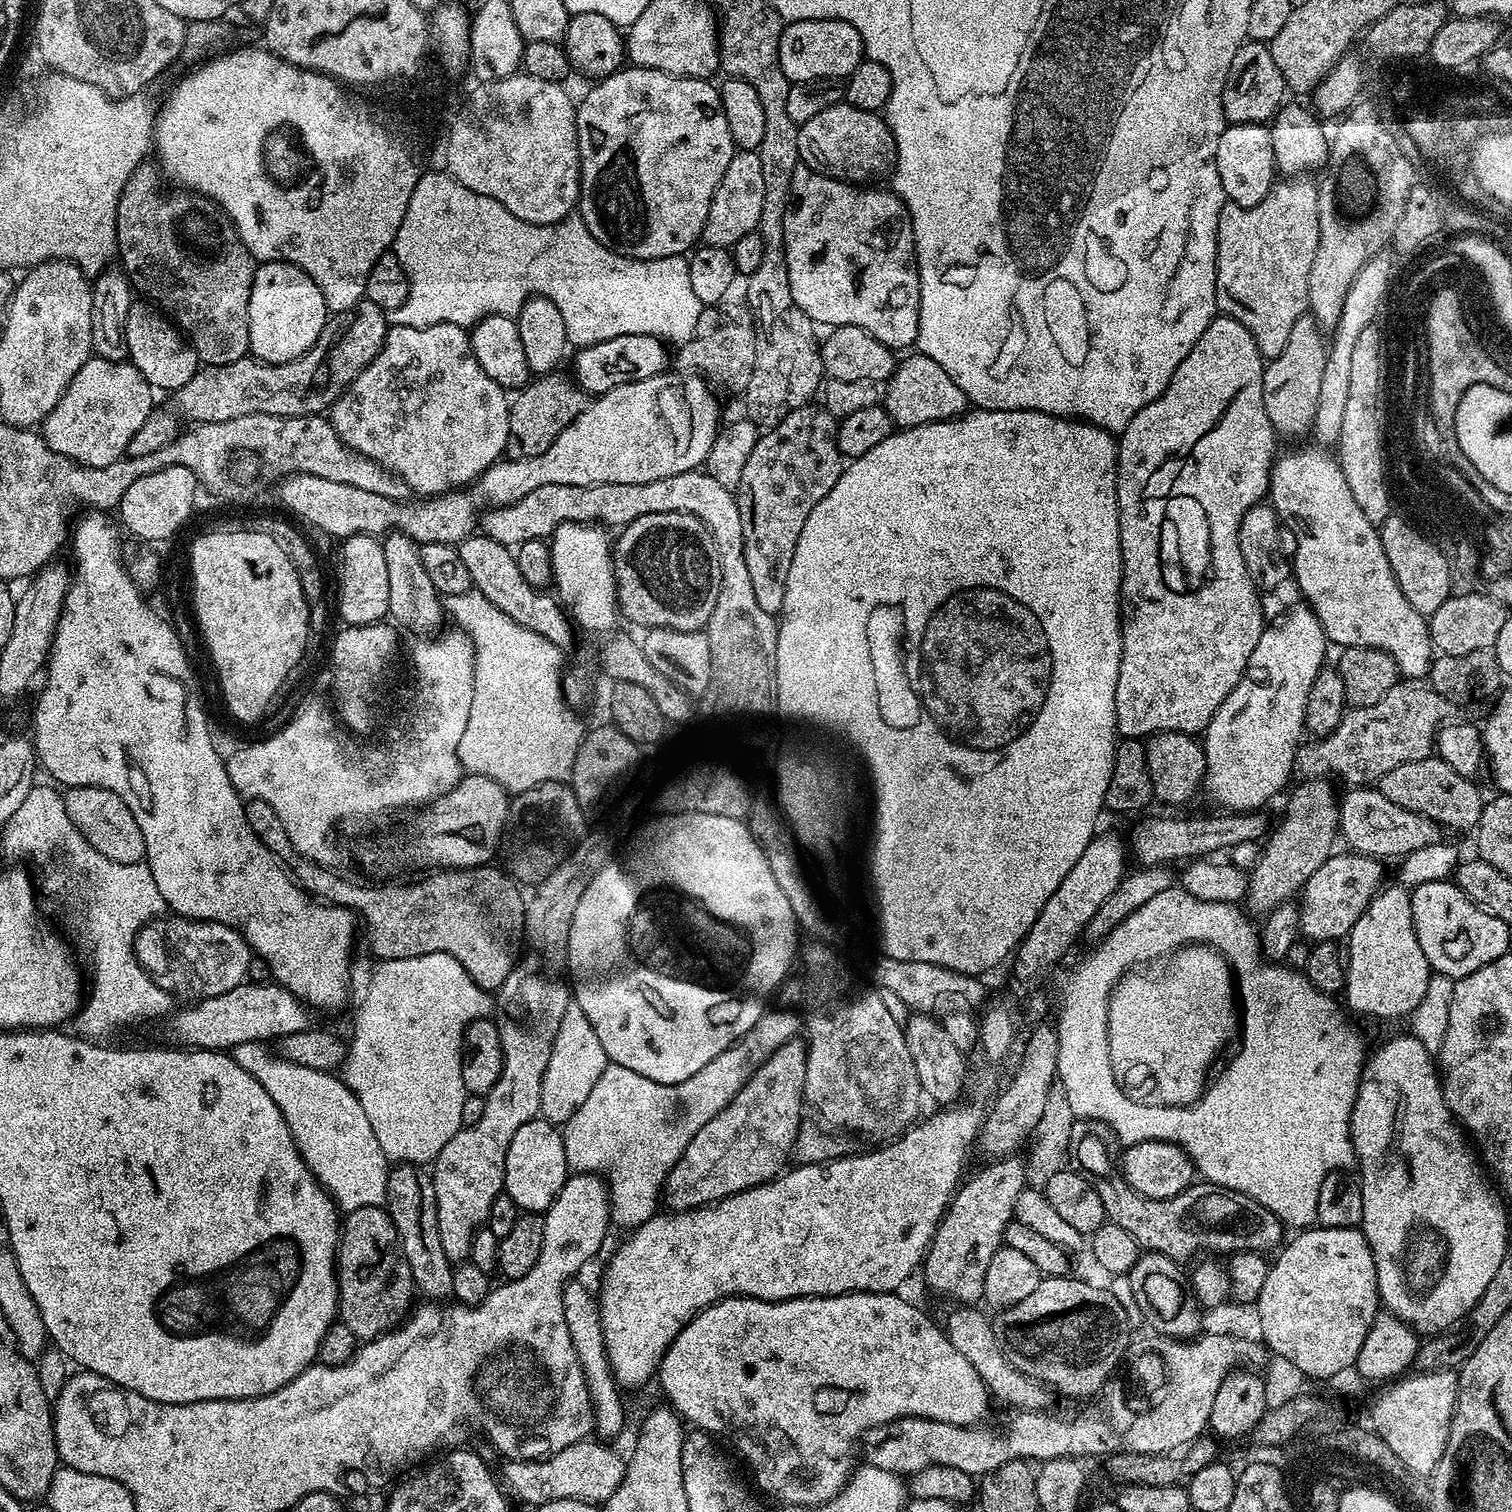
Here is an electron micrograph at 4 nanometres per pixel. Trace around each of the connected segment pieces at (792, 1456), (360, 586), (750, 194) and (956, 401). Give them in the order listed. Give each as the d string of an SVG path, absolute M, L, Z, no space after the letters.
M851 1292L850 1294L842 1294L841 1296L799 1296L793 1300L759 1300L758 1298L750 1298L749 1296L729 1296L727 1300L720 1300L716 1304L712 1304L708 1308L703 1308L691 1322L679 1332L674 1338L674 1342L666 1350L666 1354L660 1359L660 1367L658 1369L658 1381L660 1380L660 1388L664 1391L667 1403L675 1410L676 1415L681 1421L687 1422L693 1429L707 1432L713 1438L719 1438L721 1441L729 1440L738 1451L744 1455L746 1463L752 1467L752 1476L756 1479L755 1487L759 1489L765 1497L773 1496L776 1500L781 1500L784 1506L797 1504L798 1506L814 1506L815 1504L824 1504L831 1496L836 1495L841 1488L848 1482L849 1476L852 1475L857 1467L856 1461L856 1439L864 1436L868 1432L868 1428L880 1428L892 1423L894 1420L900 1419L901 1416L917 1416L918 1418L927 1418L928 1420L937 1420L938 1422L946 1422L947 1424L957 1424L958 1426L976 1426L981 1423L980 1420L988 1412L988 1400L990 1401L990 1393L988 1387L982 1382L982 1378L978 1378L978 1370L974 1370L974 1366L970 1366L970 1362L966 1362L966 1358L962 1358L962 1354L958 1354L958 1350L954 1350L954 1346L948 1340L947 1331L943 1327L940 1328L919 1308L916 1304L911 1304L908 1300L903 1300L900 1294L891 1292Z
M350 536L340 548L340 585L336 588L336 608L345 625L374 624L388 616L390 582L386 578L386 554L375 536Z
M737 151L730 158L730 166L726 166L726 174L710 202L710 214L706 214L704 223L704 244L715 248L731 249L738 238L757 231L762 218L762 202L764 187L762 186L762 162L759 151Z
M913 354L899 361L882 388L882 403L897 429L917 428L939 420L955 420L969 407L966 394L954 386L954 378L934 358Z

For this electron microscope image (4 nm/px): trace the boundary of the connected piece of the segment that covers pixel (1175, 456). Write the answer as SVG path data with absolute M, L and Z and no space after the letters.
M1217 314L1210 322L1210 326L1206 326L1206 330L1202 330L1202 338L1198 338L1198 342L1194 342L1194 350L1190 350L1190 354L1186 354L1186 358L1182 358L1182 362L1174 370L1174 374L1168 383L1168 389L1158 398L1154 398L1154 402L1150 402L1150 406L1142 406L1142 410L1138 410L1134 414L1134 418L1130 418L1130 422L1124 427L1123 432L1118 436L1118 447L1116 449L1116 501L1118 502L1118 514L1120 515L1120 549L1122 550L1122 566L1124 567L1124 577L1120 583L1120 629L1122 630L1122 662L1118 670L1118 686L1114 694L1114 706L1116 707L1116 730L1121 737L1124 738L1147 738L1154 735L1156 732L1186 732L1189 734L1203 733L1207 728L1210 718L1214 718L1214 714L1218 710L1218 706L1222 706L1222 702L1226 702L1226 698L1234 690L1234 686L1238 686L1238 682L1244 678L1244 671L1250 662L1250 654L1254 654L1254 646L1258 646L1258 638L1262 638L1266 627L1266 617L1262 607L1262 596L1258 591L1258 585L1255 579L1248 573L1246 562L1242 558L1242 550L1240 549L1240 523L1244 521L1244 517L1249 515L1257 507L1256 504L1260 499L1267 497L1270 492L1272 483L1272 466L1277 459L1278 451L1276 452L1276 440L1278 441L1278 433L1272 429L1270 418L1266 418L1266 406L1264 405L1264 366L1266 358L1258 350L1258 342L1254 342L1254 334L1250 334L1250 330L1246 330L1246 326L1242 326L1242 322L1238 322L1234 318Z

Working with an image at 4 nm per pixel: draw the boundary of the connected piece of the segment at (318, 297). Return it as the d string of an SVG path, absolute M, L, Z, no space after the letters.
M269 260L261 263L254 274L254 282L250 290L250 310L248 311L248 350L255 359L265 364L281 364L290 362L301 356L322 334L322 326L328 321L330 313L322 298L322 290L301 268L286 264L282 260Z

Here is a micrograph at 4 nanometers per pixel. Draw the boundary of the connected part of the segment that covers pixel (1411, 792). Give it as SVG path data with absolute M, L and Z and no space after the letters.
M1433 754L1421 760L1394 766L1390 774L1378 781L1378 790L1383 796L1390 798L1390 802L1411 812L1423 812L1445 829L1472 830L1480 821L1486 803L1485 797L1480 797L1479 790L1472 783L1469 777L1458 774L1458 770L1454 770L1446 761Z

